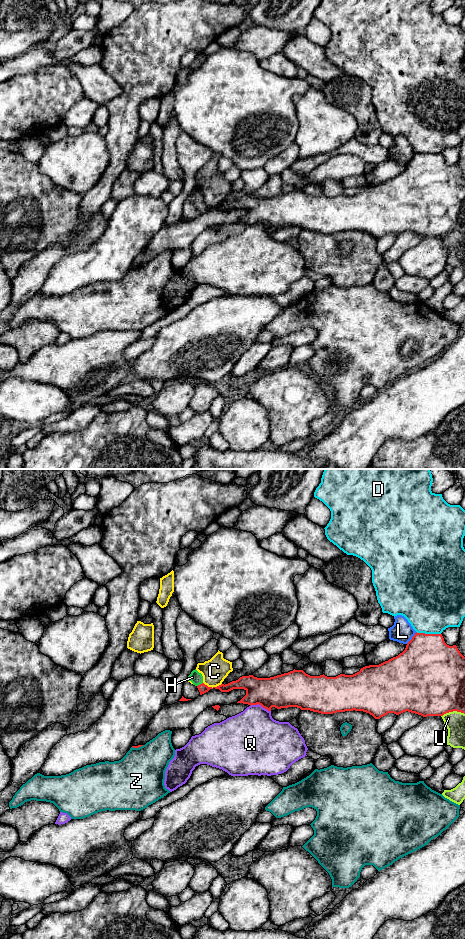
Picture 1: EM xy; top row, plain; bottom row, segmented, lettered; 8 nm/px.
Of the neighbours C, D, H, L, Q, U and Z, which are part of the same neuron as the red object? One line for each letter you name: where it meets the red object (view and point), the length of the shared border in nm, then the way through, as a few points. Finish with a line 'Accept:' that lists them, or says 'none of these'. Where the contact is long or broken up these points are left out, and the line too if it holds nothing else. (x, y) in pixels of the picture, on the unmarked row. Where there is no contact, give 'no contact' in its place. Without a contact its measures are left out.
H: xy (200, 204) | 60 nm | across xy (202, 208), (200, 204), (195, 197)
Accept: H

